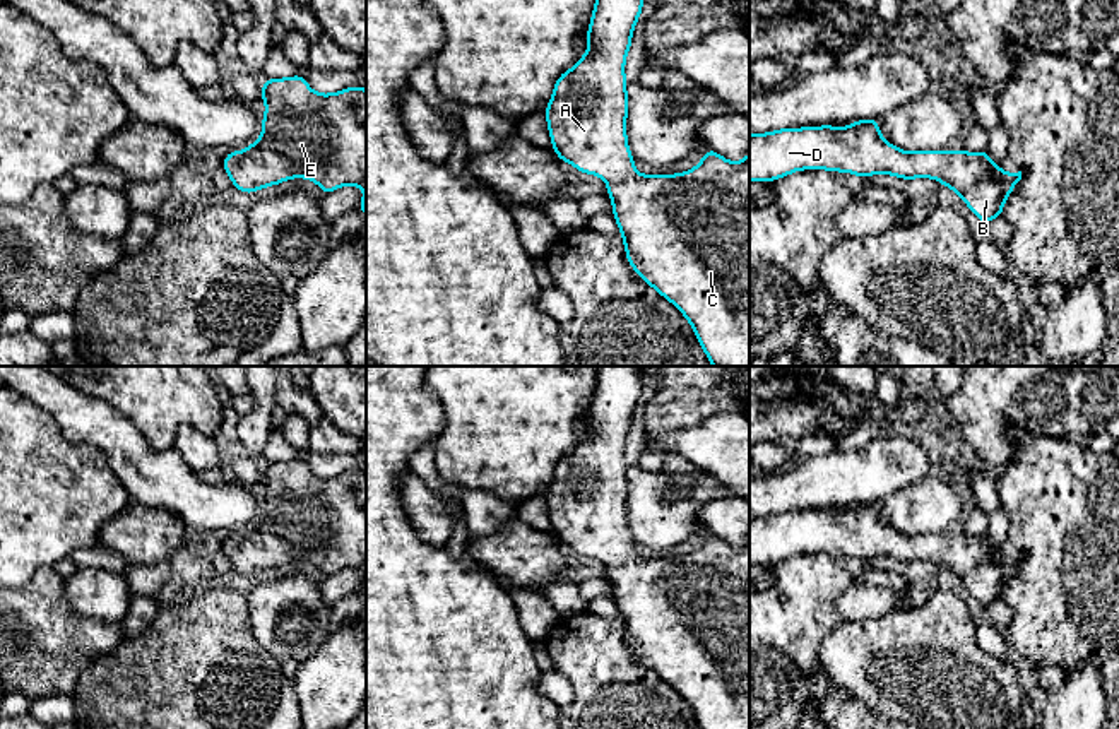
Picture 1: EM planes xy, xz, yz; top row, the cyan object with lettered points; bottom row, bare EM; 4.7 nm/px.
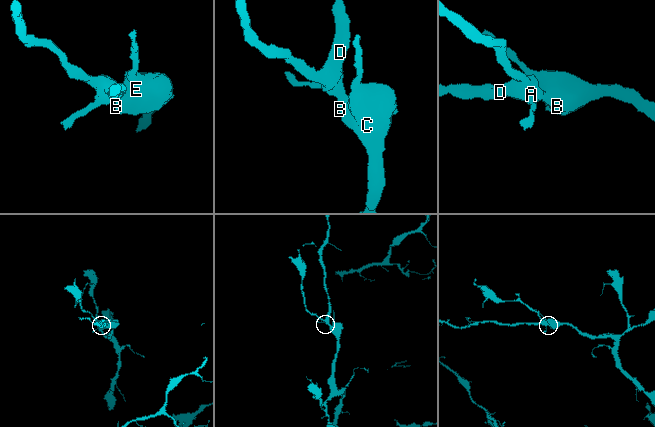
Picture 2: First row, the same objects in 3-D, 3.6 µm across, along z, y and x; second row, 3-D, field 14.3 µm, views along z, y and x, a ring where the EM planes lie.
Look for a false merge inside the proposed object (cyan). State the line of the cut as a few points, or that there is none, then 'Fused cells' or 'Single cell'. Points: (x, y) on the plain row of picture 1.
No split. Single cell

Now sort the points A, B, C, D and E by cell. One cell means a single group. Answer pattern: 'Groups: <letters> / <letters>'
Groups: A B C D E

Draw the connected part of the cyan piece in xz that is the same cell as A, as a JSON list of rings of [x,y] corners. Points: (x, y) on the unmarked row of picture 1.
[[[599,366],[595,390],[592,395],[590,409],[587,414],[589,433],[577,445],[575,450],[560,459],[554,467],[551,484],[546,489],[546,503],[549,510],[549,520],[553,532],[560,544],[568,544],[580,556],[597,558],[607,565],[607,578],[613,584],[613,597],[619,609],[621,621],[625,625],[626,643],[635,655],[660,676],[667,685],[676,688],[684,702],[693,708],[693,714],[702,729],[749,729],[749,536],[741,546],[731,546],[712,532],[707,532],[700,548],[693,553],[679,558],[636,558],[635,544],[631,541],[626,524],[626,498],[628,498],[628,479],[625,462],[625,443],[631,430],[631,418],[635,407],[642,397],[643,382],[640,366]]]

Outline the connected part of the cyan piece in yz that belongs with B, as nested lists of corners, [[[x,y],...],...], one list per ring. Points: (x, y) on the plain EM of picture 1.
[[[874,501],[856,503],[844,512],[825,508],[749,519],[749,565],[773,565],[799,553],[845,554],[861,561],[874,556],[888,556],[903,563],[936,561],[956,575],[984,608],[1001,599],[1006,580],[1021,563],[1021,554],[1009,558],[1001,553],[1001,548],[994,549],[987,534],[979,537],[968,537],[965,532],[905,536],[881,520],[879,507]]]

